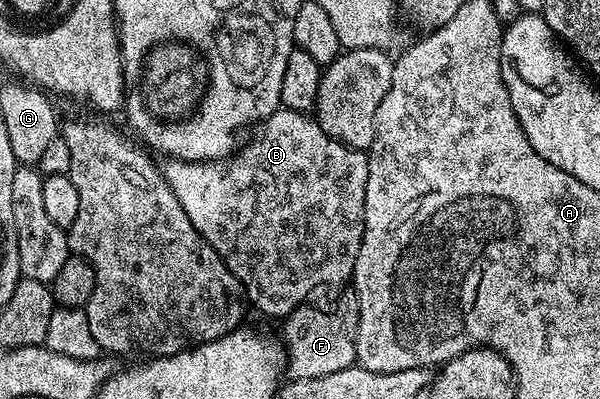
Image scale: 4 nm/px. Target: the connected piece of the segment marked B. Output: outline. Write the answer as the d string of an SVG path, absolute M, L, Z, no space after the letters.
M285 108L258 123L253 134L254 139L247 146L239 145L225 160L166 160L160 169L196 232L212 244L236 280L240 280L249 305L270 318L282 320L297 306L309 303L317 290L351 281L364 236L368 157L328 136L310 114Z

